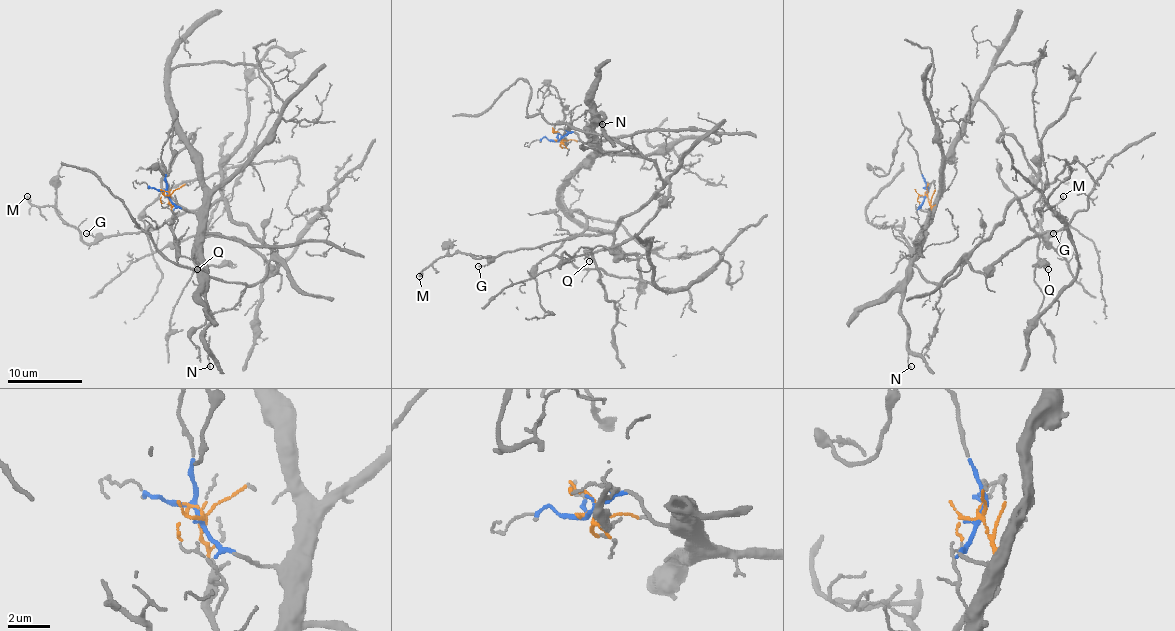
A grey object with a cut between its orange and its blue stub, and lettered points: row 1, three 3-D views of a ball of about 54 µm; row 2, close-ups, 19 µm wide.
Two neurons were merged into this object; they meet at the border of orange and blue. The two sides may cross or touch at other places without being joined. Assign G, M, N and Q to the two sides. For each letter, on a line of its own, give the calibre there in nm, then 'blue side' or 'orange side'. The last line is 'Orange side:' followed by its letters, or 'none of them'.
G: calibre 120 nm; orange side
M: calibre 320 nm; orange side
N: calibre 110 nm; blue side
Q: calibre 100 nm; orange side
Orange side: G, M, Q

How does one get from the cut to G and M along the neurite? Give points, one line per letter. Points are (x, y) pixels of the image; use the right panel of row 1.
G: (925, 191), (931, 221), (914, 264), (929, 283), (955, 275), (1015, 199), (1035, 233), (1054, 233)
M: (925, 191), (931, 221), (914, 264), (944, 285), (1015, 199), (1044, 244), (1041, 210), (1063, 195)

